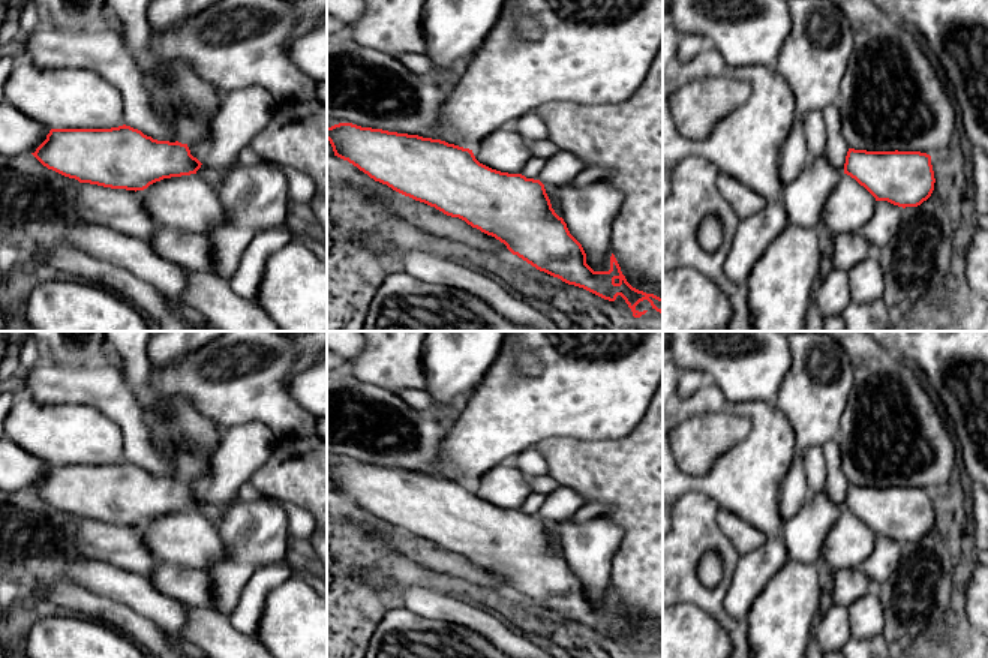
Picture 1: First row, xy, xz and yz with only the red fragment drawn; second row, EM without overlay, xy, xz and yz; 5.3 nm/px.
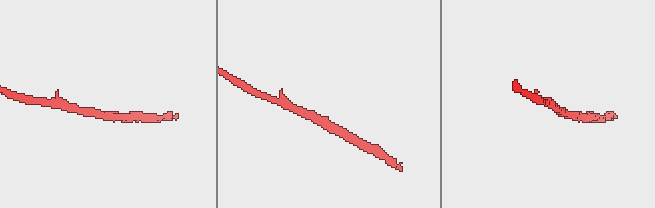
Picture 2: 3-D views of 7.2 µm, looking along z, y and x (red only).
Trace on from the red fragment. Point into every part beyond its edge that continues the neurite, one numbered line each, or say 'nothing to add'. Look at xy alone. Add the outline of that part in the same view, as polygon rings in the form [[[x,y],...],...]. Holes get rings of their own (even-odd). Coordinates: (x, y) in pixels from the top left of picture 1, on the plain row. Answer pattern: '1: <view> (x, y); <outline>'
nothing to add

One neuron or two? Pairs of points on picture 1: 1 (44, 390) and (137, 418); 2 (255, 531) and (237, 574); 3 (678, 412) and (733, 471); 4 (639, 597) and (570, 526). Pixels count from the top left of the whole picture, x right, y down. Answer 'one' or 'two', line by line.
1: one
2: one
3: one
4: two

